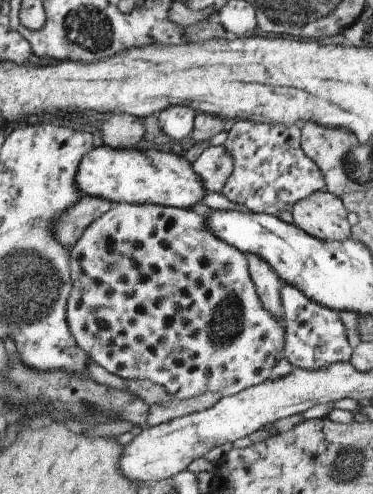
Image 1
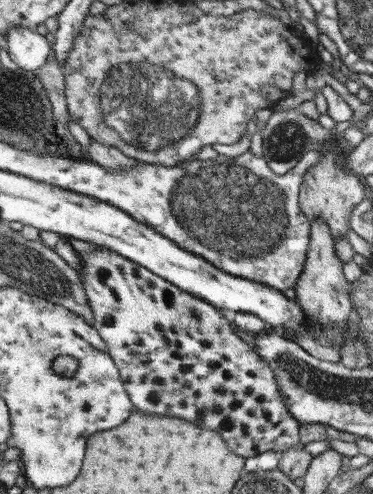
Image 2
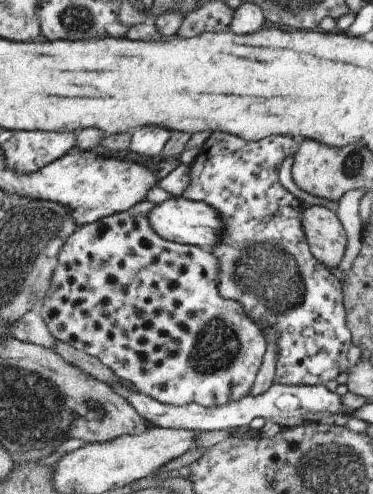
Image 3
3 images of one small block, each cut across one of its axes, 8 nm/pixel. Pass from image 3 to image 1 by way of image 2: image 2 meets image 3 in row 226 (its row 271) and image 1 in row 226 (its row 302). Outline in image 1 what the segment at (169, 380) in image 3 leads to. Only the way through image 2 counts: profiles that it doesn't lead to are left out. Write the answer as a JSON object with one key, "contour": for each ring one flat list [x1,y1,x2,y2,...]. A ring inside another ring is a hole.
{"contour":[[117,204,109,214,105,214,91,228,87,228,83,238,73,248,73,282,75,282,75,290,73,296,69,298,69,326,73,328,73,334,77,336,81,348,89,352,91,362,95,360,107,372,125,380,141,380,141,382,153,380,157,384,163,384,179,400,193,398,205,392,219,392,221,398,237,396,253,386,269,382,273,368,279,364,281,358,285,358,283,352,287,348,287,326,279,318,275,318,273,312,265,308,257,284,253,282,249,256,237,246,219,238,211,230,207,218,203,218,195,210,171,208,159,204]]}

